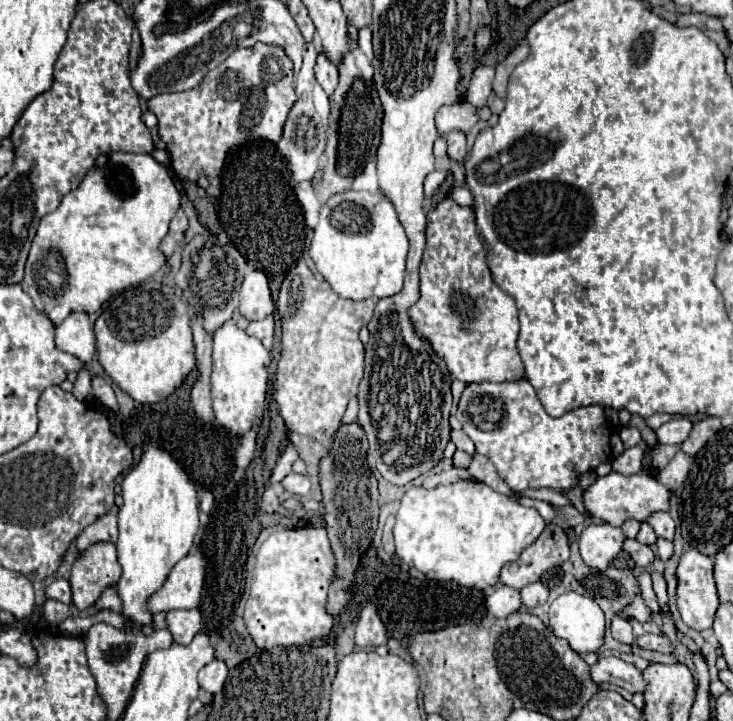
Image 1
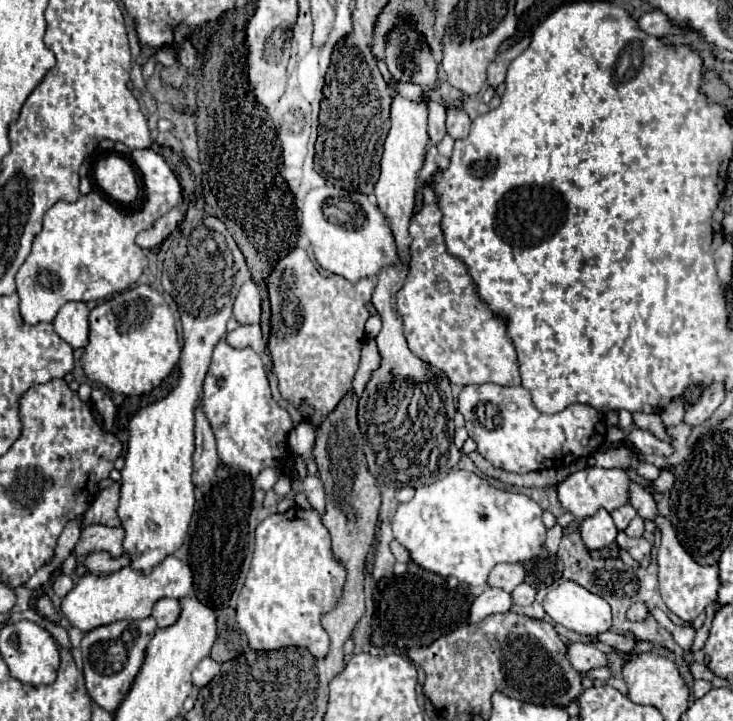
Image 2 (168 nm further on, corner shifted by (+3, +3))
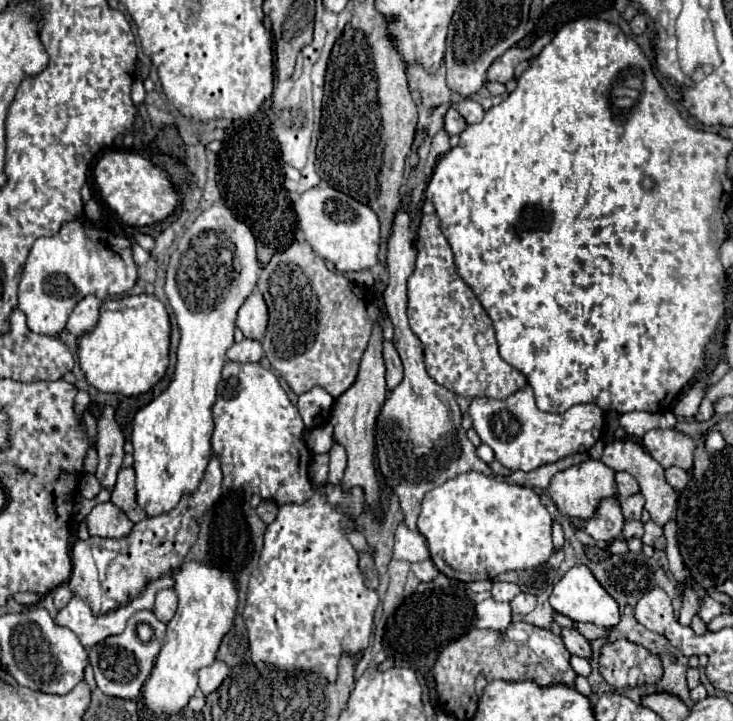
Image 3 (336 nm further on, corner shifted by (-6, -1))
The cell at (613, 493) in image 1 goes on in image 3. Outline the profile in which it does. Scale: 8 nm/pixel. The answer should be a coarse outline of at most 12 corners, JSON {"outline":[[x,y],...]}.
{"outline":[[598,460],[558,472],[548,488],[560,514],[590,520],[618,496]]}

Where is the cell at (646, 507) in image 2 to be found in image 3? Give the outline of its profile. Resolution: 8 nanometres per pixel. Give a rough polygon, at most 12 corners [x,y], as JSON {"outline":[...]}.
{"outline":[[616,472],[620,500],[640,492],[638,482],[626,472]]}

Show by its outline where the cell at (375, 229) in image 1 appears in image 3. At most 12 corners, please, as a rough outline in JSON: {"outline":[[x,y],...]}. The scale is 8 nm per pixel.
{"outline":[[326,182],[294,202],[338,272],[378,264],[376,212]]}

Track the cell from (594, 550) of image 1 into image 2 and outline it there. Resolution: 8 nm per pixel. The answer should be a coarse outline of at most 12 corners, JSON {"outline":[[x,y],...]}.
{"outline":[[605,508],[581,522],[589,550],[615,542],[617,526]]}

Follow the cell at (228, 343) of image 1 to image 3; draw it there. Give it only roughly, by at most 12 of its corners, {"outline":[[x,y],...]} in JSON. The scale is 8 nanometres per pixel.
{"outline":[[262,364],[212,406],[224,486],[302,504],[304,424]]}

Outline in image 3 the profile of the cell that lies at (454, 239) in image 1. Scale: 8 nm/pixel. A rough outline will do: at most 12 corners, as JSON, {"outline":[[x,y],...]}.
{"outline":[[422,216],[408,320],[428,374],[454,394],[526,388]]}

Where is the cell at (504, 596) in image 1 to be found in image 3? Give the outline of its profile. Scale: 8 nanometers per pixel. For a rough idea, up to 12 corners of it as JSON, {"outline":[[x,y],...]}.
{"outline":[[508,602],[476,604],[476,626],[504,630],[512,622]]}

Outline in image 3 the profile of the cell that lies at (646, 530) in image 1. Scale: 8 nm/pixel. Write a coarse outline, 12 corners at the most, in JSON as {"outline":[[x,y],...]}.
{"outline":[[636,520],[626,522],[622,536],[642,538],[644,536],[644,524]]}

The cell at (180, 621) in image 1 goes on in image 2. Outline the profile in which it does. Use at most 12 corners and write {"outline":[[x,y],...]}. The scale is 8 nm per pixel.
{"outline":[[157,600],[151,616],[161,628],[171,626],[181,612],[179,602]]}

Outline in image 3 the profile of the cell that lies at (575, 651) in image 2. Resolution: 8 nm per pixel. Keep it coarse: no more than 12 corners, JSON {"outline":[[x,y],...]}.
{"outline":[[562,628],[570,654],[592,658],[590,642],[574,628]]}

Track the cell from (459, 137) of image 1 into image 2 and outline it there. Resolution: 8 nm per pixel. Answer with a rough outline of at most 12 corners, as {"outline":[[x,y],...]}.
{"outline":[[447,108],[447,132],[453,138],[469,134],[471,118],[463,108]]}

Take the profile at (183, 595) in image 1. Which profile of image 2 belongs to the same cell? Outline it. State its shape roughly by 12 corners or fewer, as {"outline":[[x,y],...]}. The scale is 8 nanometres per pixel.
{"outline":[[167,556],[149,574],[81,576],[59,610],[91,632],[151,616],[159,598],[193,592],[189,564]]}

